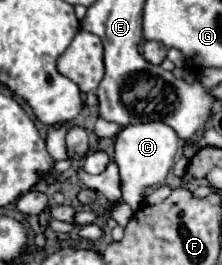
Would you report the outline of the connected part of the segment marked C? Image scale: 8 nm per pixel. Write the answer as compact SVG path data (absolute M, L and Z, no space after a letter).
M148 122L148 124L130 124L124 126L114 138L114 162L120 170L120 190L122 202L128 204L134 212L146 204L144 190L150 186L164 184L172 164L176 160L176 152L180 148L180 140L176 132L164 122Z

